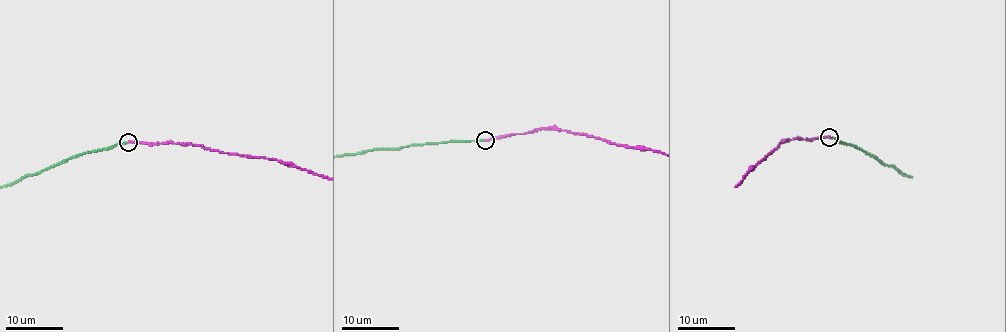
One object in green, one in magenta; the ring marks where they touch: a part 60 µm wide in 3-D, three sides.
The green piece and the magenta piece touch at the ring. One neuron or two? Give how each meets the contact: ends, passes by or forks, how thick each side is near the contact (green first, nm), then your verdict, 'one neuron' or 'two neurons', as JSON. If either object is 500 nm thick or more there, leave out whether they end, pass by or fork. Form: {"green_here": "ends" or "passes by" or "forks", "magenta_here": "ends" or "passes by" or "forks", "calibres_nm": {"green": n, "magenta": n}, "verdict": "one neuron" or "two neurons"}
{"green_here": "ends", "magenta_here": "ends", "calibres_nm": {"green": 170, "magenta": 200}, "verdict": "one neuron"}

